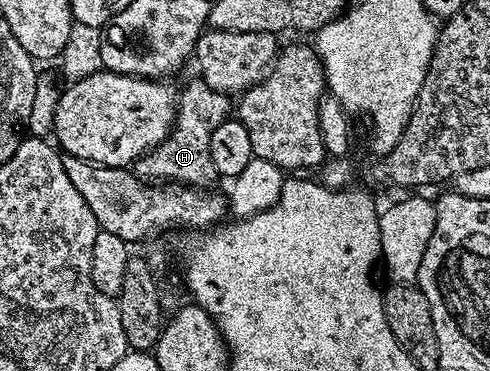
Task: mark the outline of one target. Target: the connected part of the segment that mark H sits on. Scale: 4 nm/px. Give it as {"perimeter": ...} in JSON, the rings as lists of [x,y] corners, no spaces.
{"perimeter":[[[193,77],[188,84],[178,91],[176,101],[176,120],[172,122],[172,132],[166,136],[153,151],[136,160],[134,170],[139,179],[143,179],[149,185],[183,185],[185,187],[195,187],[197,189],[208,189],[217,182],[218,176],[214,169],[214,160],[210,158],[210,133],[222,125],[224,119],[229,118],[228,111],[229,96],[220,91],[210,89],[204,80],[199,77]]]}

